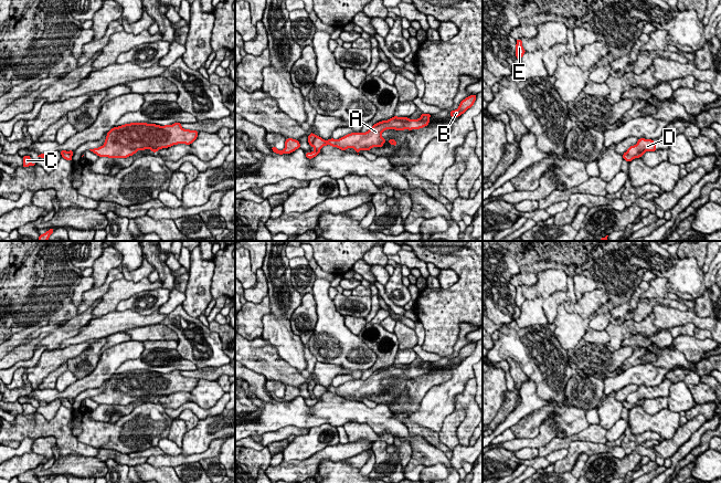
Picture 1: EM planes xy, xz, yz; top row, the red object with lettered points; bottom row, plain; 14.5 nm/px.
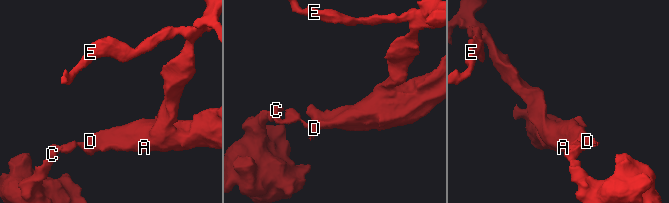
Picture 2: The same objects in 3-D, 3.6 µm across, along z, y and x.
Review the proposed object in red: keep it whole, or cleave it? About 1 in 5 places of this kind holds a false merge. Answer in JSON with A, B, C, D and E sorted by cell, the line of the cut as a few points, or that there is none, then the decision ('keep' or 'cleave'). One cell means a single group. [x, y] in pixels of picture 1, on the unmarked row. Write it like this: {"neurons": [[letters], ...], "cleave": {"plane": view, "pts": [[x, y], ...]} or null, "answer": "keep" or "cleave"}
{"neurons": [["A", "B", "D", "E"], ["C"]], "cleave": {"plane": "yz", "pts": [[644, 398], [634, 402], [625, 400]]}, "answer": "cleave"}

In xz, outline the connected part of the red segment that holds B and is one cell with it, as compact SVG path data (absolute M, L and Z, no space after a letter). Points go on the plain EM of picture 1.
M476 342L466 345L459 350L459 355L457 357L450 358L449 363L454 366L459 365L462 361L464 361L468 356L470 356L474 353L475 348Z

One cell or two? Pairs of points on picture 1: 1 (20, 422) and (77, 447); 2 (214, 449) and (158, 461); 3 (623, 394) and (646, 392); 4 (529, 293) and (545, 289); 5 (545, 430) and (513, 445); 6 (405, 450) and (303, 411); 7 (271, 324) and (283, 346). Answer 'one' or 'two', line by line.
1: one
2: one
3: two
4: one
5: one
6: two
7: one

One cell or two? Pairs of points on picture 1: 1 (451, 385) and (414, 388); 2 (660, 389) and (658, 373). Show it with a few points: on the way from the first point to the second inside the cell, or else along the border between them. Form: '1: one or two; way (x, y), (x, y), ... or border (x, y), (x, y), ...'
1: two; border (451, 370), (451, 377), (434, 385), (416, 409)
2: two; border (665, 378), (653, 387)

